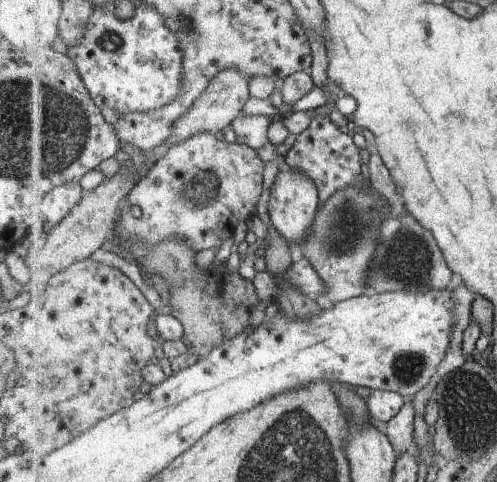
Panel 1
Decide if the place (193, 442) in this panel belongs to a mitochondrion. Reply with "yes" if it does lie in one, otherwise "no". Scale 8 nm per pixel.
no

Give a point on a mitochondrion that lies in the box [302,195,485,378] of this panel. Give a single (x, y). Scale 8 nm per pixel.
(407, 257)

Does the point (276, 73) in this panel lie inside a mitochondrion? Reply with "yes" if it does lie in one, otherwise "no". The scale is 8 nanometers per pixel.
no

